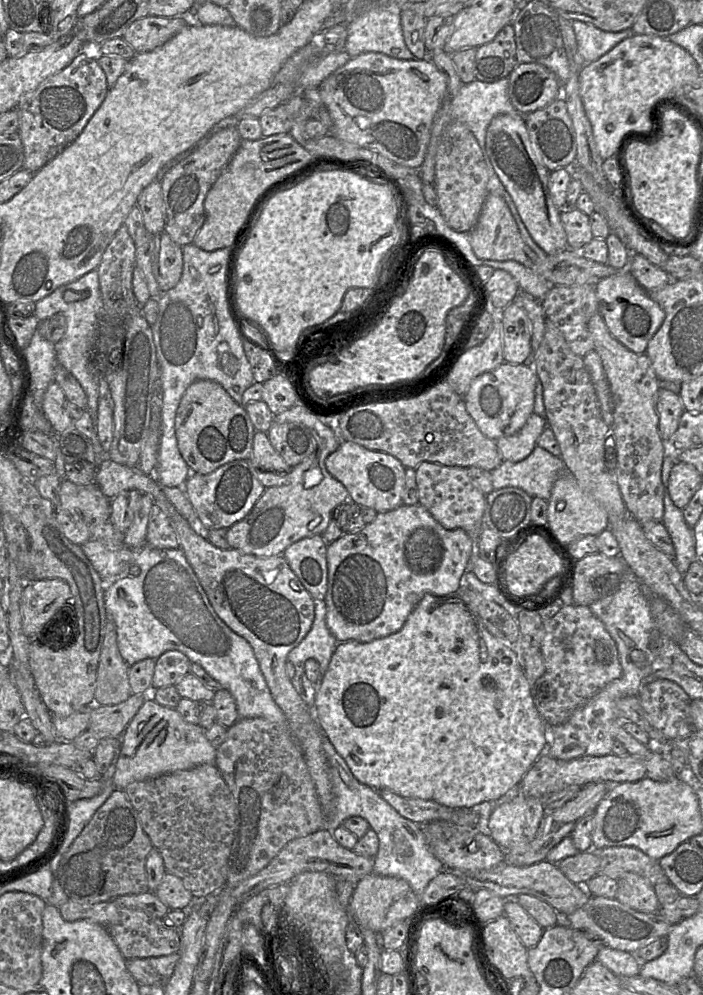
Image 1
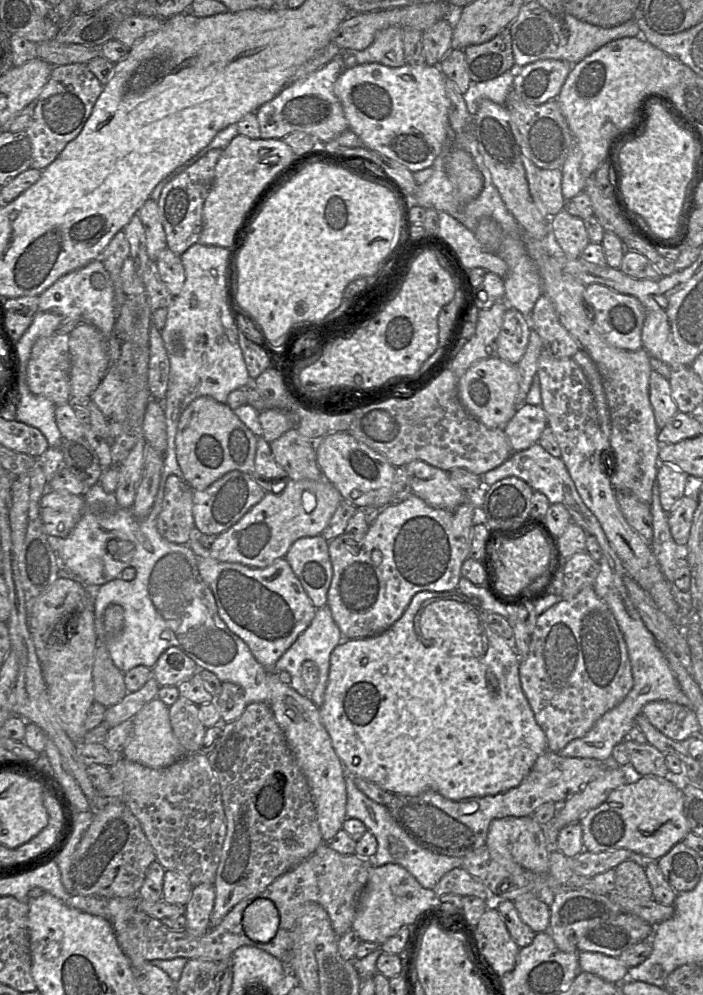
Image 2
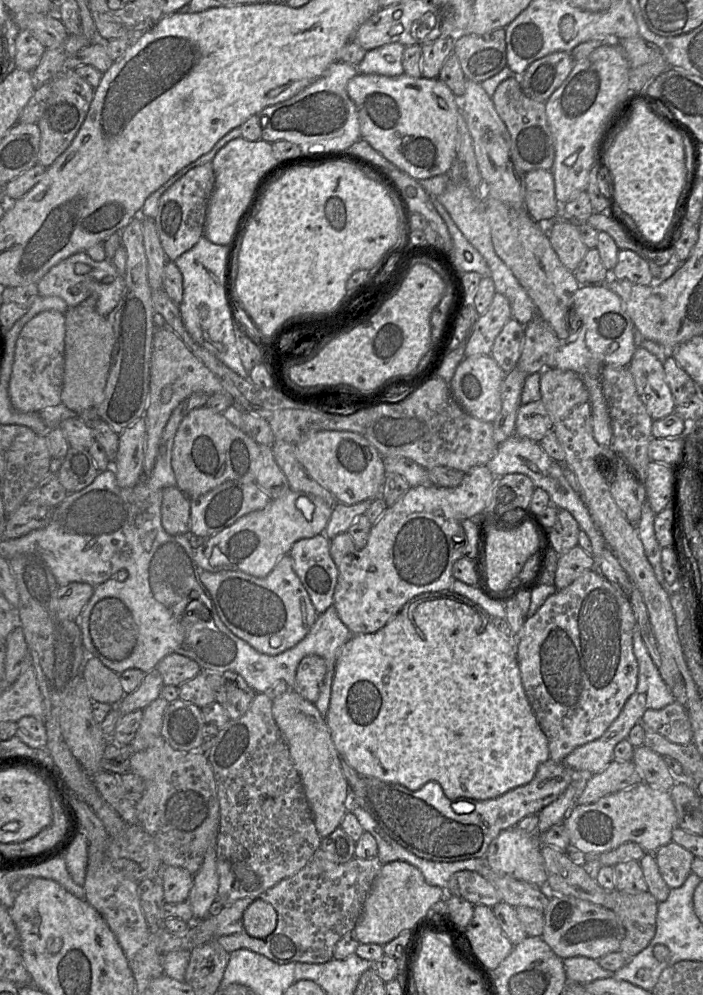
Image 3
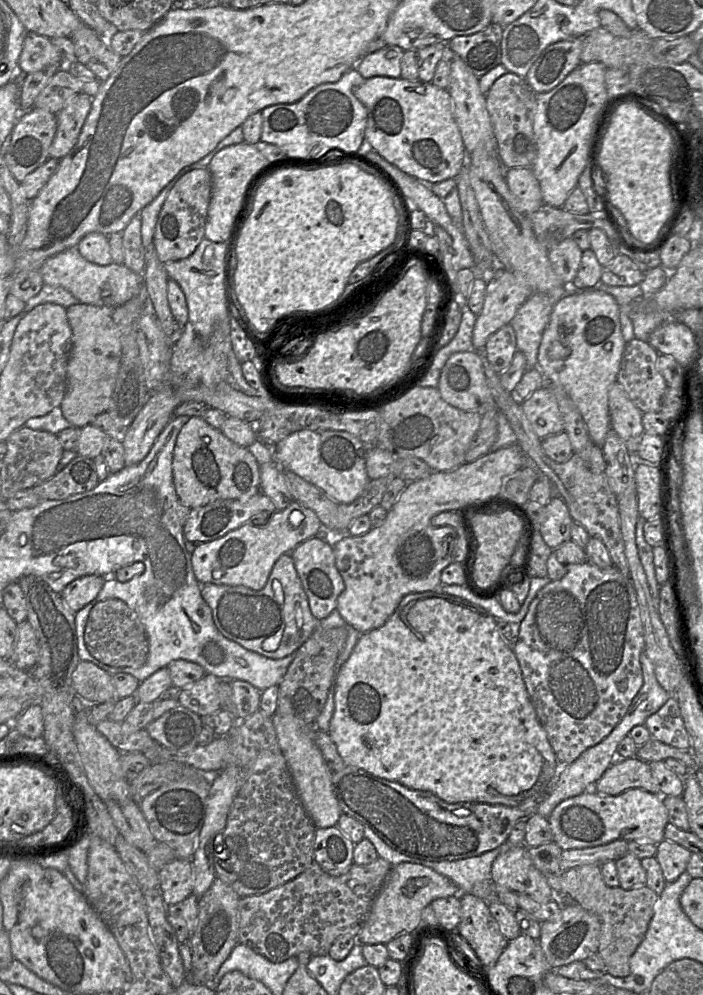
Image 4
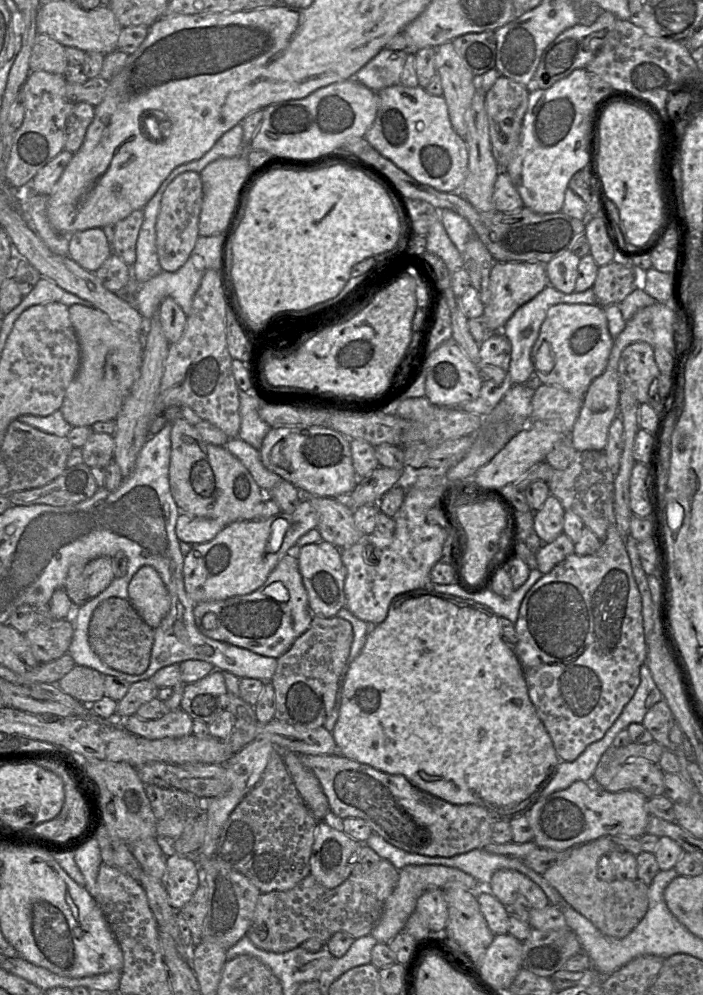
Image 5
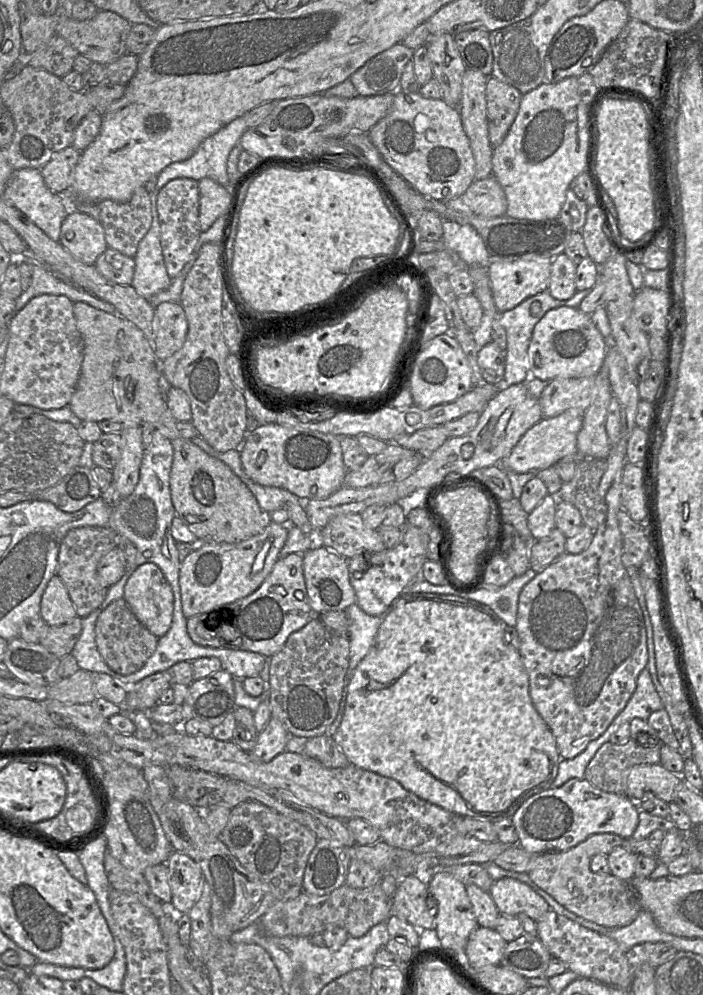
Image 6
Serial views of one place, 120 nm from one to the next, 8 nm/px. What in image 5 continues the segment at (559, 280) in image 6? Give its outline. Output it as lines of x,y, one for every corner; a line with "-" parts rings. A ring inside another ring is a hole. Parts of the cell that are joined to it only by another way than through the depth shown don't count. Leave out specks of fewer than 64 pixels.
566,250
554,257
545,265
549,285
556,290
571,294
575,291
580,258
570,250

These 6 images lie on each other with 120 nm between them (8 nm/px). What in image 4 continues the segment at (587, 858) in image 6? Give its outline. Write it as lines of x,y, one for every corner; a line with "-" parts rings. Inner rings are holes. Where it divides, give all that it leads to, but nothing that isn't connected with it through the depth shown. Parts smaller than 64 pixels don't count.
584,864
564,871
561,885
564,895
599,918
601,935
597,954
604,961
605,971
616,977
628,976
629,960
645,937
659,895
647,885
628,890
620,886
610,887
604,882
600,865
595,864

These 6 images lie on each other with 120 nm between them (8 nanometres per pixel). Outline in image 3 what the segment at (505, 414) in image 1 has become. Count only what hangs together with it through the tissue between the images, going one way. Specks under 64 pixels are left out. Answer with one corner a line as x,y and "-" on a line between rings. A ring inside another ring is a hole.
491,355
465,357
457,366
449,383
451,393
457,403
470,416
492,423
501,409
502,382
506,373

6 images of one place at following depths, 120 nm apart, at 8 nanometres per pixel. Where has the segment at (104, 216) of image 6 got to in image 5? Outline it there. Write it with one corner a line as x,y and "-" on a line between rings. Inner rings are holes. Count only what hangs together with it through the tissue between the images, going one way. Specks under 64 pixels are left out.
139,209
133,211
129,216
113,226
112,251
130,267
136,261
136,244
143,219
144,211

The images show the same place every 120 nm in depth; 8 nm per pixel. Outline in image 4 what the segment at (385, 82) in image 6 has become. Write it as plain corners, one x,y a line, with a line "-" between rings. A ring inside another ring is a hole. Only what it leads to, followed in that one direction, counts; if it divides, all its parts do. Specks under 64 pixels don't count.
386,45
380,50
363,56
355,65
355,68
365,79
376,76
401,78
401,61
404,52
399,46
-
389,51
395,51
397,56
388,59
386,55

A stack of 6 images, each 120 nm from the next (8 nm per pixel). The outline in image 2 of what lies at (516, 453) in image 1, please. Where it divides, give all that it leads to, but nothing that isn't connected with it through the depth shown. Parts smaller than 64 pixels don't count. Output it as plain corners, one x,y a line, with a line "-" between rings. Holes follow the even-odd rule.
523,403
503,429
513,452
518,452
538,443
546,426
547,416
542,406

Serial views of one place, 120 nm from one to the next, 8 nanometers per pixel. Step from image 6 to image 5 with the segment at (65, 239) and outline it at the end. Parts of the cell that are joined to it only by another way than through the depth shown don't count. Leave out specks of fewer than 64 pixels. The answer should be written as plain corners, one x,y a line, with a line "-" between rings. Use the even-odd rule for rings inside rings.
101,227
76,231
69,235
69,257
90,272
96,272
112,253

